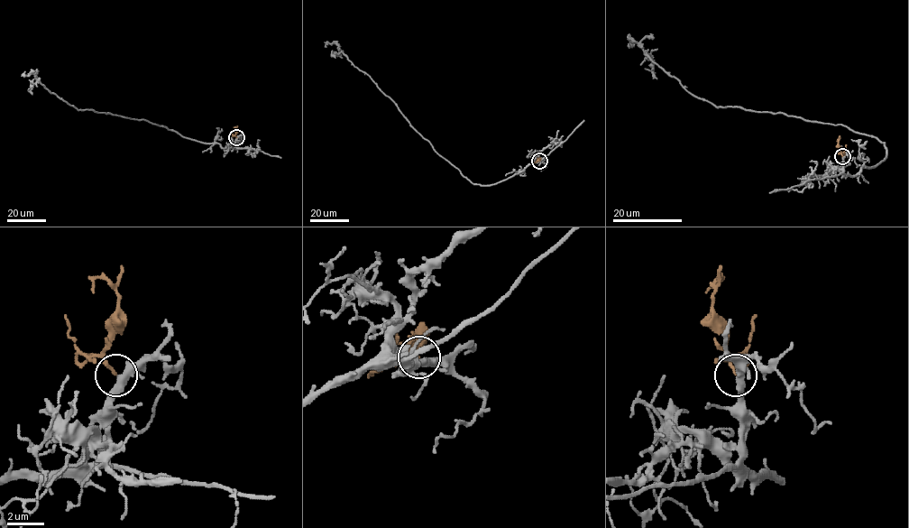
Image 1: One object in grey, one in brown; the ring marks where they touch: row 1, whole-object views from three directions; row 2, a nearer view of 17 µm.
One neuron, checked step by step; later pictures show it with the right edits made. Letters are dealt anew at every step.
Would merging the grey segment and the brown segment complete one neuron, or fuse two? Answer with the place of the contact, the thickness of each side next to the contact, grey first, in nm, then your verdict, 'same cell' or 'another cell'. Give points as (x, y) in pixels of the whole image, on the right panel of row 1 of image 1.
place (842, 156); calibres 400 and 150 nm; same cell

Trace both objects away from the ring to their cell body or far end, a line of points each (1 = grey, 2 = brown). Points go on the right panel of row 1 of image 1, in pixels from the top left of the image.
1: (842, 156), (841, 172), (855, 175), (884, 159), (886, 148), (841, 125), (716, 106), (630, 45), (638, 42)
2: (842, 156), (839, 138), (836, 141)

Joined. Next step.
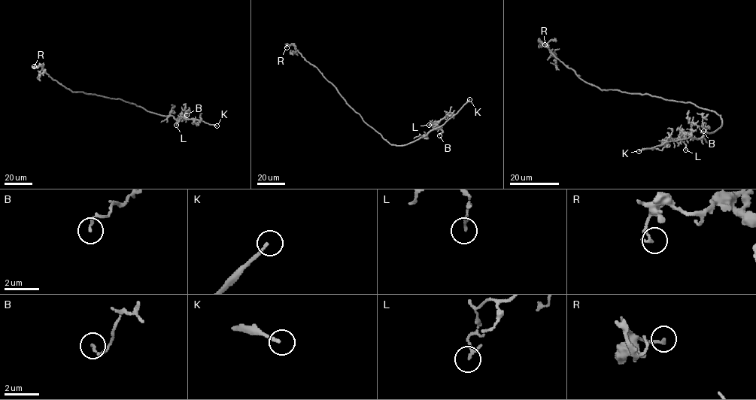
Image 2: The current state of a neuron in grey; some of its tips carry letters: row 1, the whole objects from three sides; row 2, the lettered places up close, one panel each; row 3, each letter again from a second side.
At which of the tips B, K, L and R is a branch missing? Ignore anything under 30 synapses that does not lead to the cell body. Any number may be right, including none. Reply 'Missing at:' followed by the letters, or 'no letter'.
Missing at: K

